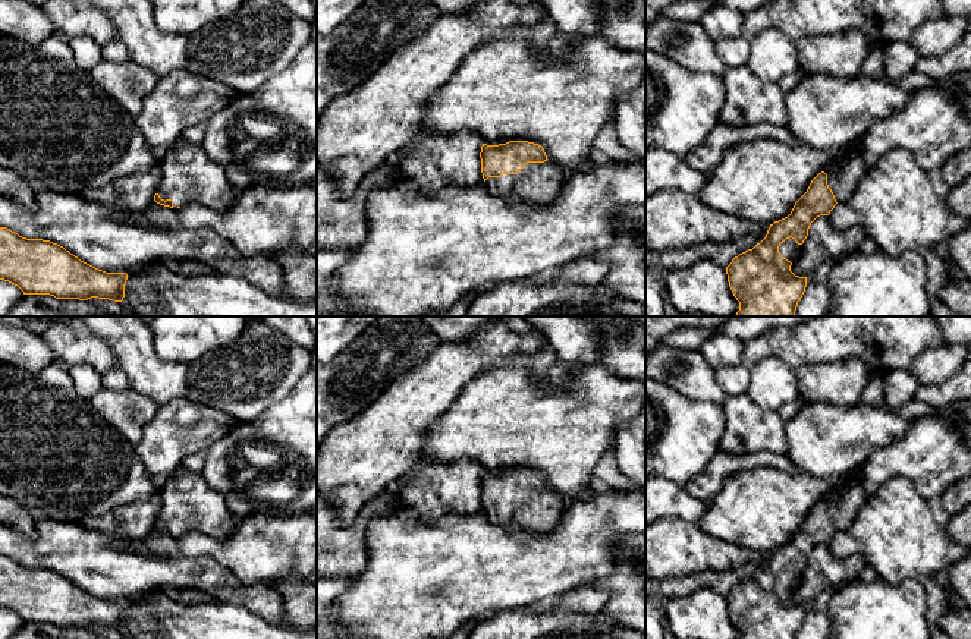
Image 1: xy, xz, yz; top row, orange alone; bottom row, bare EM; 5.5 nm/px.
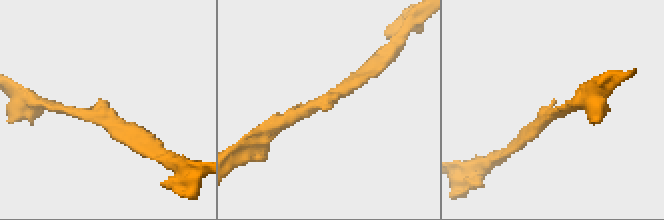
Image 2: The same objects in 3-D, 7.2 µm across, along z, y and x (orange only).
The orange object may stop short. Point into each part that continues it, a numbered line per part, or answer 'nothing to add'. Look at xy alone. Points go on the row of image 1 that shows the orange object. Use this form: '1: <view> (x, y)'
1: xy (189, 176)

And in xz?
1: xz (540, 183)

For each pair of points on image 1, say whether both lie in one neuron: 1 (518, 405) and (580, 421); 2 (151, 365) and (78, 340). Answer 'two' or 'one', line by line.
1: one
2: two

